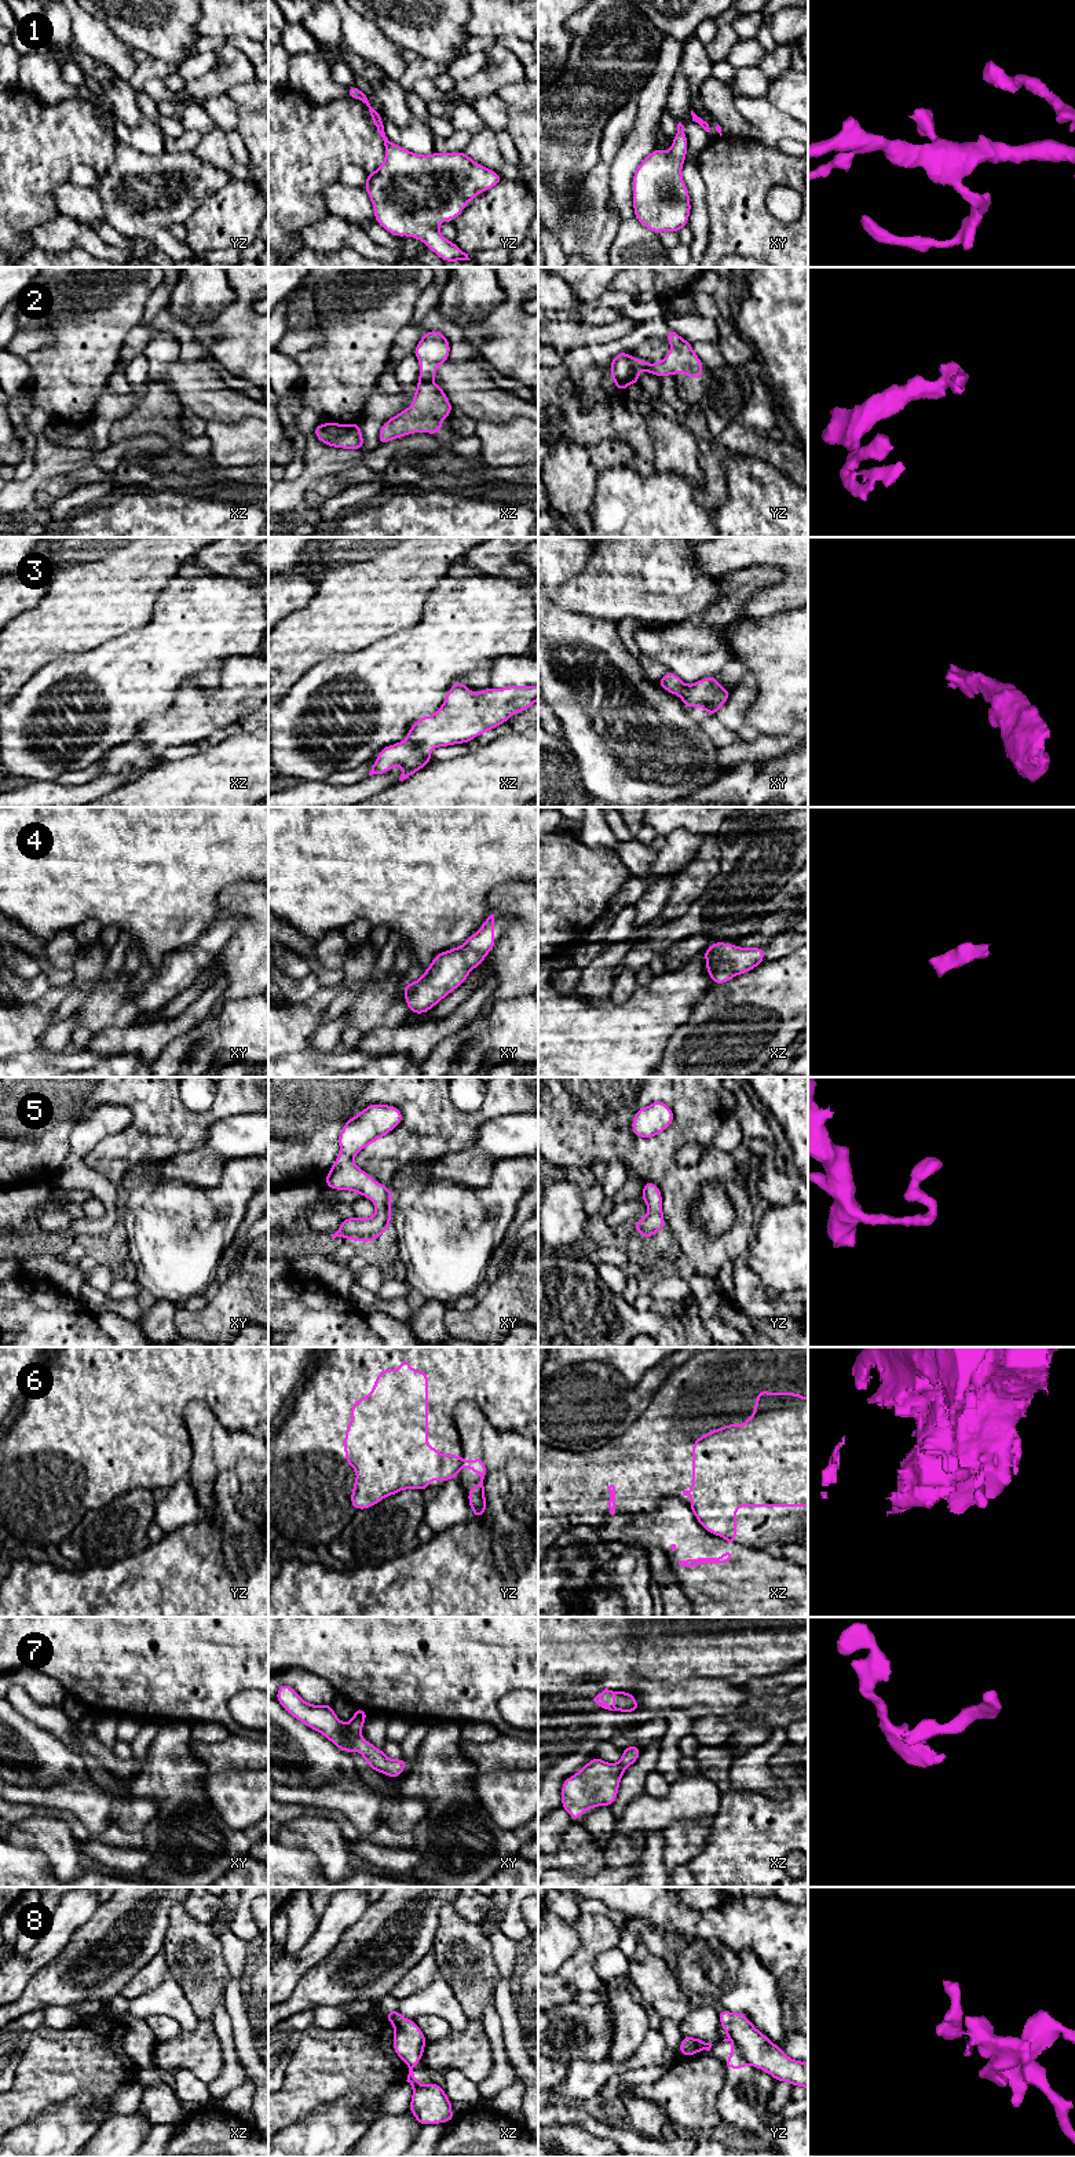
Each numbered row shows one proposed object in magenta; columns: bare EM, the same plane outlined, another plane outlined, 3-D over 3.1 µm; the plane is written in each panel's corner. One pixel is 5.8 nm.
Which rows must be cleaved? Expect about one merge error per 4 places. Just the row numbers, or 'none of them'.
6, 7, 8

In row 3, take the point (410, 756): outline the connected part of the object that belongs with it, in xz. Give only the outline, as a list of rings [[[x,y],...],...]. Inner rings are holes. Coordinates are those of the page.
[[[456,680],[436,713],[417,719],[405,741],[380,749],[369,775],[401,766],[399,781],[403,781],[432,760],[434,748],[467,744],[529,709],[537,700],[538,686],[487,686],[480,693],[472,693]]]

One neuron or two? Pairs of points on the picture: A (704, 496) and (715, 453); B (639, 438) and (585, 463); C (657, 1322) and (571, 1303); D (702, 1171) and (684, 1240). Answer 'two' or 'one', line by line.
A: one
B: two
C: one
D: one

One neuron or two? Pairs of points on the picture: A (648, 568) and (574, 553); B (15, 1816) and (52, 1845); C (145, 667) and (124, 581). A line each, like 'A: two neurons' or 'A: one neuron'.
A: two neurons
B: two neurons
C: two neurons

